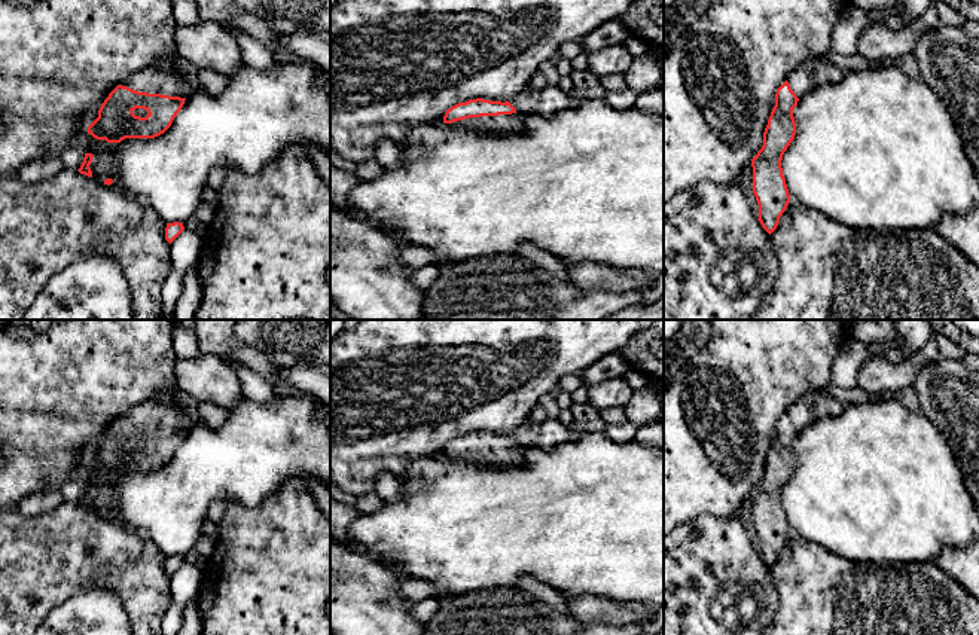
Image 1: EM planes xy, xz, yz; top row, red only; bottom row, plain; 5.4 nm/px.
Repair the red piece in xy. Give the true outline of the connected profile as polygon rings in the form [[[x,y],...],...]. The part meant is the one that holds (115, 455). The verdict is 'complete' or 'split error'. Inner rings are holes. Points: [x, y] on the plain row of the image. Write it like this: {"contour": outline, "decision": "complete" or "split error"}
{"contour": [[[179,385],[118,418],[101,437],[88,467],[107,476],[164,467],[193,424],[173,399],[177,390]]], "decision": "split error"}

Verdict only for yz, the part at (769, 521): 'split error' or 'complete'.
split error

